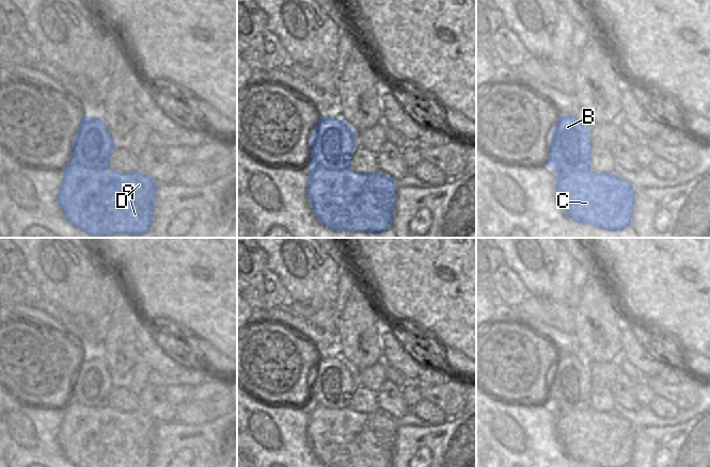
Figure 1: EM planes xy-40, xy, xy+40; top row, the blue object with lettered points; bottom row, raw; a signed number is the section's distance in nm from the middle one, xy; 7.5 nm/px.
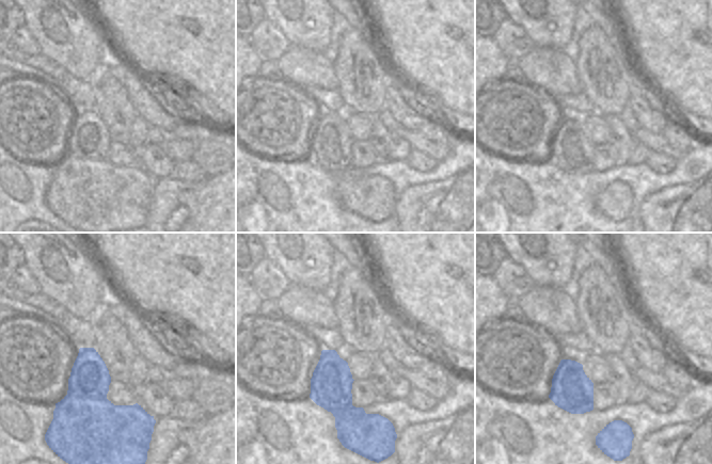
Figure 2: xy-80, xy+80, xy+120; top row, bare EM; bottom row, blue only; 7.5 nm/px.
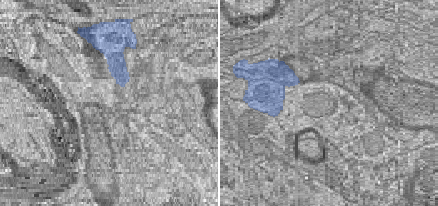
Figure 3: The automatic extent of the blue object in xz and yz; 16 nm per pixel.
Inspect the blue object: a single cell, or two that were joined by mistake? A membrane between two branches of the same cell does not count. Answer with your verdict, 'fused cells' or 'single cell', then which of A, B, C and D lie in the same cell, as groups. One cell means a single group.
fused cells; groups A C D / B

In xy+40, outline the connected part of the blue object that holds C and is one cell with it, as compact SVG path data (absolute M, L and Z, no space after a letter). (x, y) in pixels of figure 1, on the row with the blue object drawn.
M613 173L556 174L556 194L565 213L577 223L609 231L631 225L635 190Z

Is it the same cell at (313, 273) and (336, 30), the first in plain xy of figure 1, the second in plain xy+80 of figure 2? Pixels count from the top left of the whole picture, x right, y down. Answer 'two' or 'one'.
two

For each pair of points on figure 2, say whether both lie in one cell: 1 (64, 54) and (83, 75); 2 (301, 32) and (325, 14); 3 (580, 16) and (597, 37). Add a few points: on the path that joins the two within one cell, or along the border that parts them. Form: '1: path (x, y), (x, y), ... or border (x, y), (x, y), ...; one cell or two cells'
1: path (69, 60), (79, 69); one cell
2: path (306, 27), (319, 18); one cell
3: border (592, 25), (579, 40), (579, 50); two cells

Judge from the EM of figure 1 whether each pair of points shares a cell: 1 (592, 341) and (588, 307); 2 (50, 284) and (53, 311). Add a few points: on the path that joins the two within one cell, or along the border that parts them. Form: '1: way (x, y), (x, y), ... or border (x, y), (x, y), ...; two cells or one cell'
1: way (592, 333), (592, 328), (586, 321), (587, 316); one cell
2: border (42, 299), (76, 315); two cells

